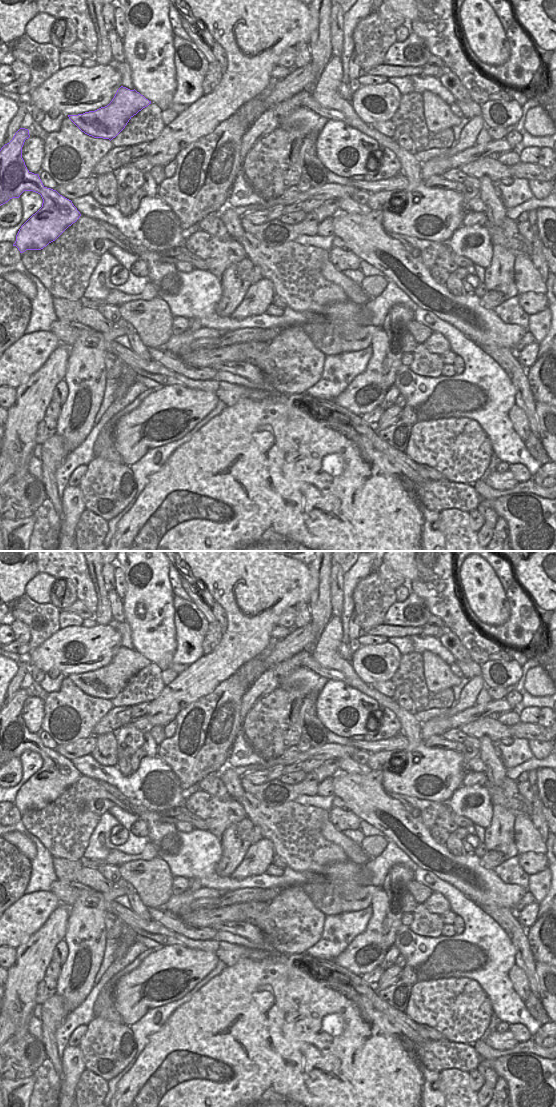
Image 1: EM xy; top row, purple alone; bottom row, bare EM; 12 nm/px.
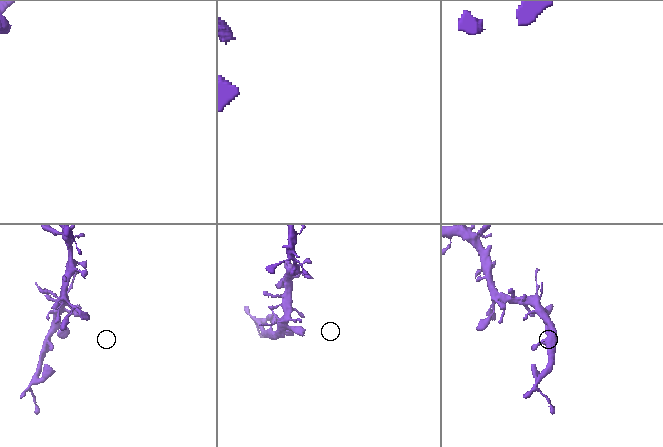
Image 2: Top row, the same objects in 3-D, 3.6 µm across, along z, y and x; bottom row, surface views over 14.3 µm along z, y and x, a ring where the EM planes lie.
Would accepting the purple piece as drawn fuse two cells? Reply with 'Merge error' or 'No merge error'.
No merge error

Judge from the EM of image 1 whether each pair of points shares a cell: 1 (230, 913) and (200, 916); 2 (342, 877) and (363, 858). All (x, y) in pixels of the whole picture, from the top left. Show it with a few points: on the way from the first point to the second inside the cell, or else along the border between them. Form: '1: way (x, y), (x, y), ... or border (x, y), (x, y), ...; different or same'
1: way (223, 914), (207, 916); same
2: border (348, 858), (355, 863), (365, 864); different

